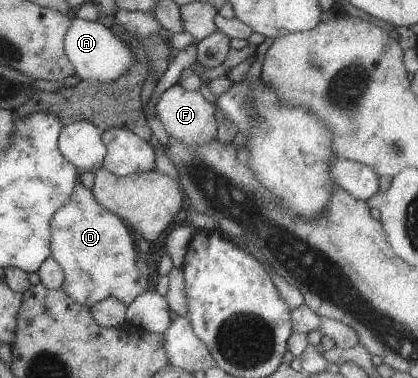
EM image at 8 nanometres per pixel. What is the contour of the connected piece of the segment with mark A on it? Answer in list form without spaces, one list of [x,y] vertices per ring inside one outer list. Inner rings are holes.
[[[77,17],[70,19],[70,25],[62,37],[62,47],[66,59],[70,61],[70,65],[74,69],[74,76],[80,80],[93,80],[98,82],[110,82],[118,79],[128,65],[132,63],[133,53],[129,47],[118,37],[114,37],[114,33],[110,28],[104,27],[100,22],[83,21]]]

